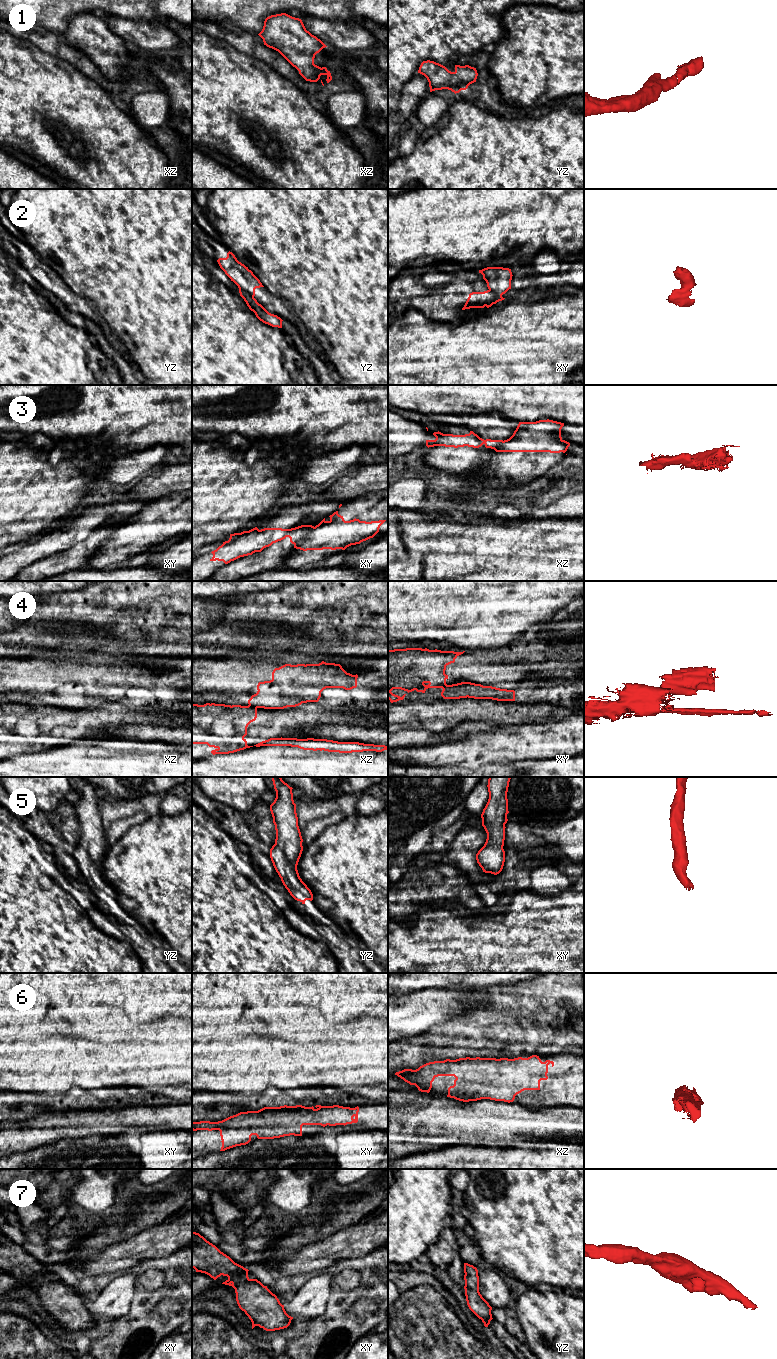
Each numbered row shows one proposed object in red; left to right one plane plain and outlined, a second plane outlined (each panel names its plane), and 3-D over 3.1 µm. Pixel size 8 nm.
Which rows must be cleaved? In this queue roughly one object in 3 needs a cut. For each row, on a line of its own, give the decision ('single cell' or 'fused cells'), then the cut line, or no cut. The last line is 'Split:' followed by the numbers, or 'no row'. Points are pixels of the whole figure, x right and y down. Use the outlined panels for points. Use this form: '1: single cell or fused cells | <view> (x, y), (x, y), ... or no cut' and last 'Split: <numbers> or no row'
1: single cell | no cut
2: fused cells | yz (239, 291), (245, 291), (253, 297)
3: fused cells | xy (315, 527), (294, 544)
4: fused cells | xz (249, 704), (256, 708)
5: single cell | no cut
6: single cell | no cut
7: single cell | no cut
Split: 2, 3, 4

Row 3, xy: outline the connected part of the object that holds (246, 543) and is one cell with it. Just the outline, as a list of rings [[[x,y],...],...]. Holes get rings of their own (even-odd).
[[[301,525],[291,529],[264,528],[259,530],[255,527],[249,531],[230,534],[228,541],[223,542],[221,546],[211,552],[213,557],[210,561],[218,560],[228,564],[240,557],[261,552],[264,548],[286,537],[289,537],[290,542],[295,544],[314,529],[315,527],[312,525]]]

